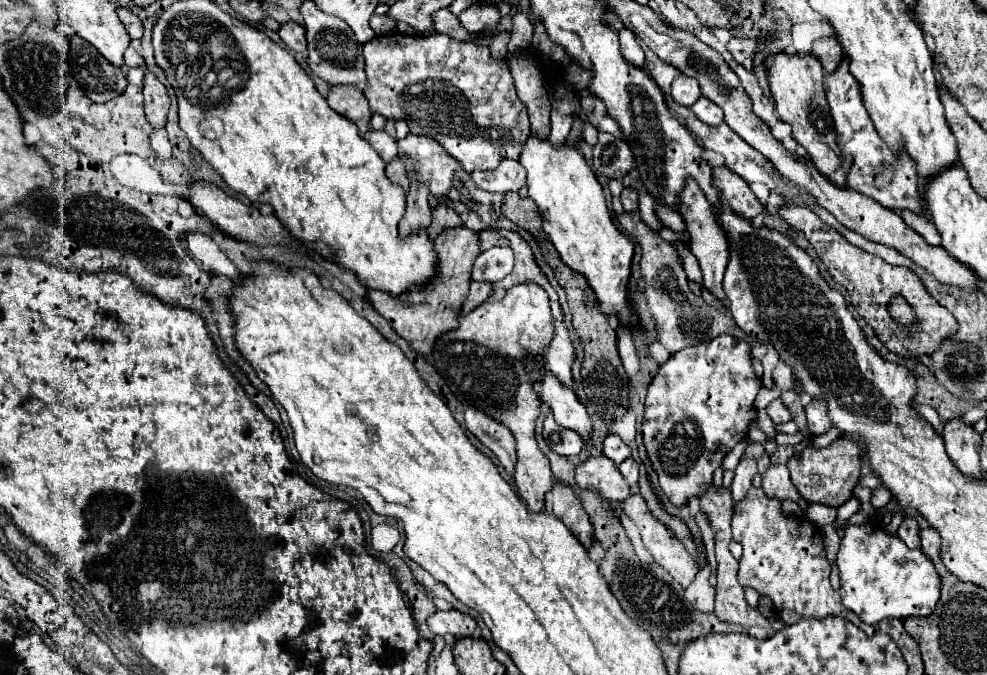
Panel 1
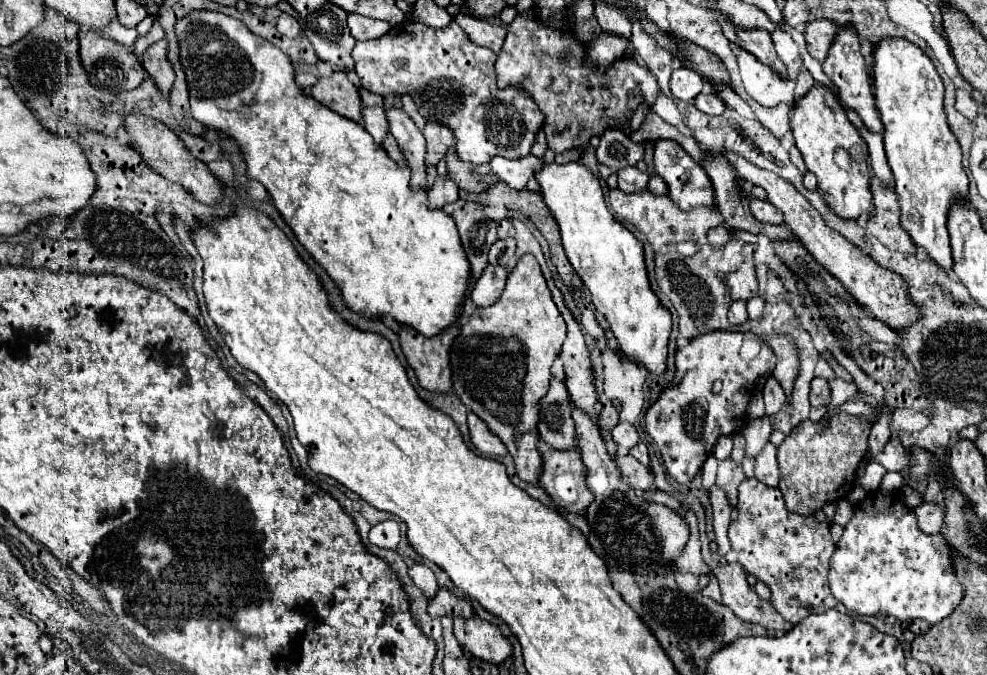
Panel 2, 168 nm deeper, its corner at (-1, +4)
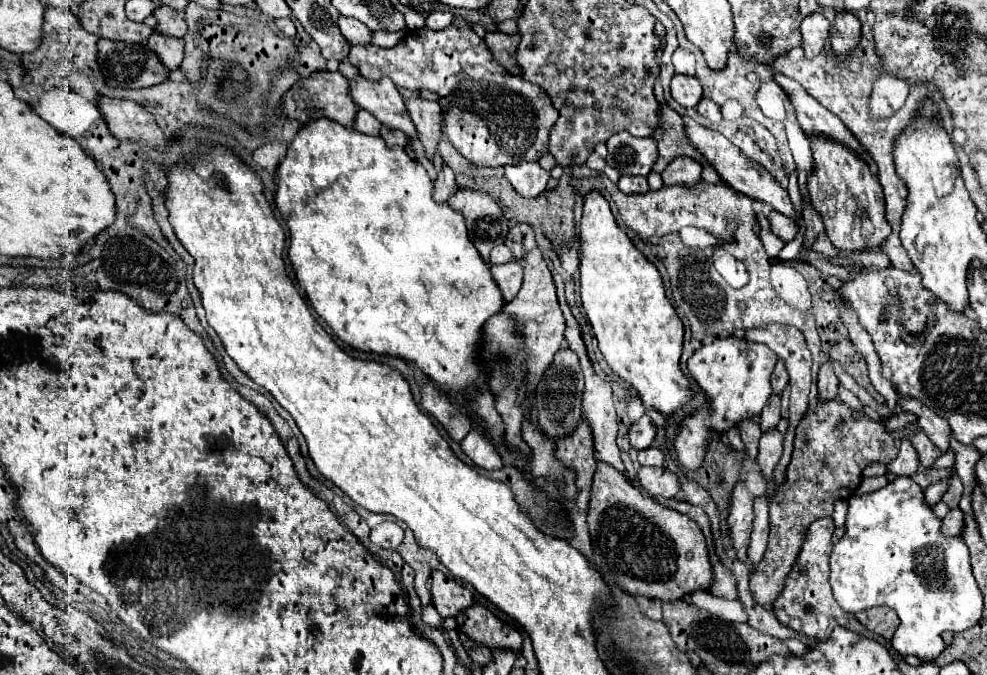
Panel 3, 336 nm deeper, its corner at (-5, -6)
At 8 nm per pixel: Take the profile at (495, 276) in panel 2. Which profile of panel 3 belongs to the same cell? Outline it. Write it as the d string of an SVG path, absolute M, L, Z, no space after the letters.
M511 260L507 264L499 264L499 266L491 266L493 278L499 284L505 302L511 302L513 296L519 292L521 282L523 282L523 266L517 260Z

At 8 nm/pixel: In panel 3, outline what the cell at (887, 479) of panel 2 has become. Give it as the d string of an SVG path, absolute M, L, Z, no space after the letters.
M945 478L945 480L939 480L939 482L931 484L931 486L925 490L927 502L929 502L929 504L937 504L937 502L943 498L943 494L947 492L947 488L949 488L949 482L951 482L951 478Z

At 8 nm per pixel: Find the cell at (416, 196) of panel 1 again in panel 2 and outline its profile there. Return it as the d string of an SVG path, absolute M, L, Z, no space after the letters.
M389 110L389 132L395 136L409 168L411 168L411 188L427 190L427 172L425 172L425 138L421 130L413 124L413 120L403 110Z

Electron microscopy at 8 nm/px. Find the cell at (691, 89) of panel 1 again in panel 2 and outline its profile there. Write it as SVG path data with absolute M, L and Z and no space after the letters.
M677 68L671 74L671 92L673 92L673 98L677 100L691 102L701 92L701 86L703 86L701 76L697 76L689 68Z

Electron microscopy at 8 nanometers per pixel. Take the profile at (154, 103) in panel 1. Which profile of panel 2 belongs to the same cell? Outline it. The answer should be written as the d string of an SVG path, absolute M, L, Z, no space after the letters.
M159 40L157 44L153 44L141 56L141 64L143 64L145 76L147 78L153 78L155 84L157 84L157 88L163 94L169 94L171 92L171 86L173 86L173 80L175 80L175 74L173 74L171 64L165 58L165 40Z

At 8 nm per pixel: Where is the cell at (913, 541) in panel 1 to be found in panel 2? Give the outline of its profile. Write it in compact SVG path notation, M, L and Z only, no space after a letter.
M923 502L913 510L913 514L917 518L921 532L925 532L925 534L937 534L939 532L939 528L943 524L943 512L935 504Z

